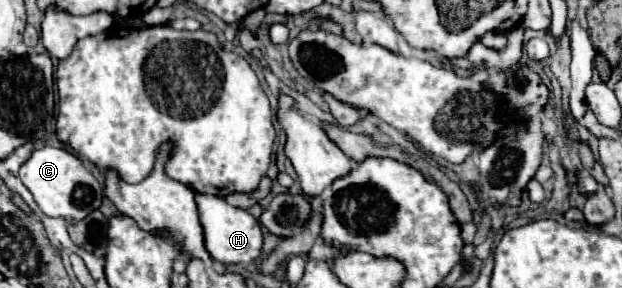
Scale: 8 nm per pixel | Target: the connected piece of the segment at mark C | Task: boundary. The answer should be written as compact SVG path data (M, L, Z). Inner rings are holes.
M43 146L31 154L21 166L21 182L33 194L35 202L47 216L61 216L65 220L83 220L101 206L103 188L91 170L69 150Z

